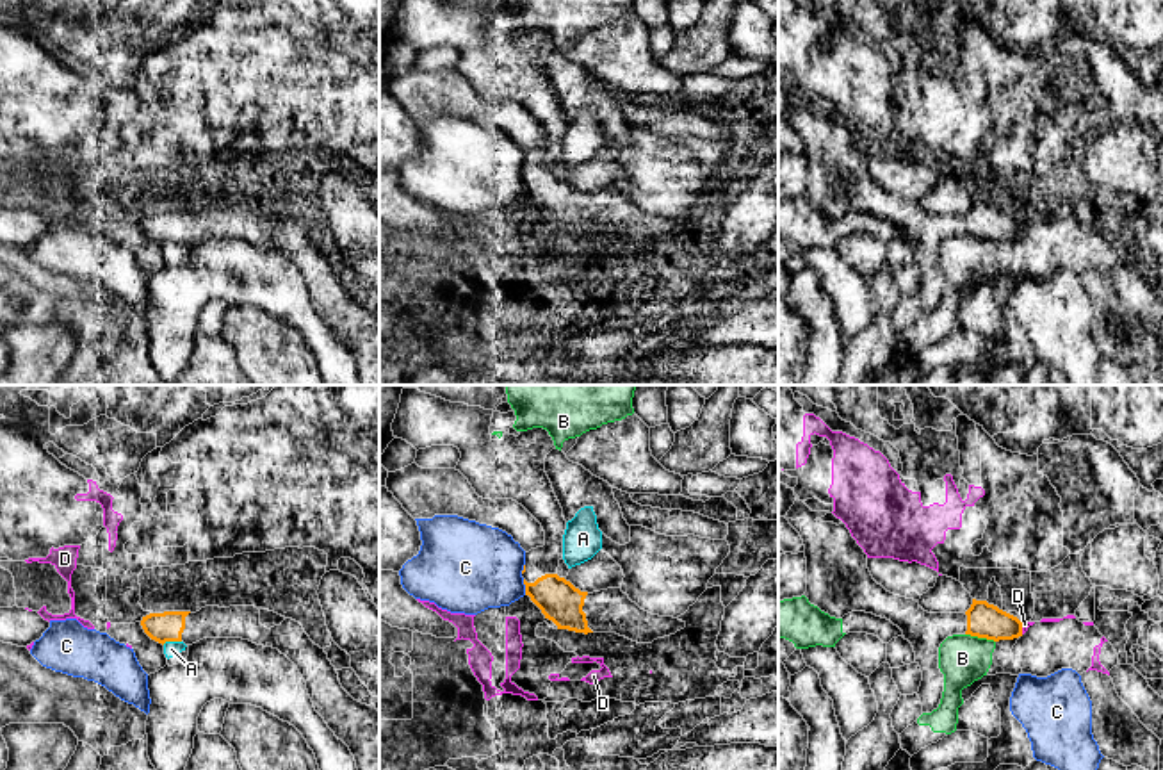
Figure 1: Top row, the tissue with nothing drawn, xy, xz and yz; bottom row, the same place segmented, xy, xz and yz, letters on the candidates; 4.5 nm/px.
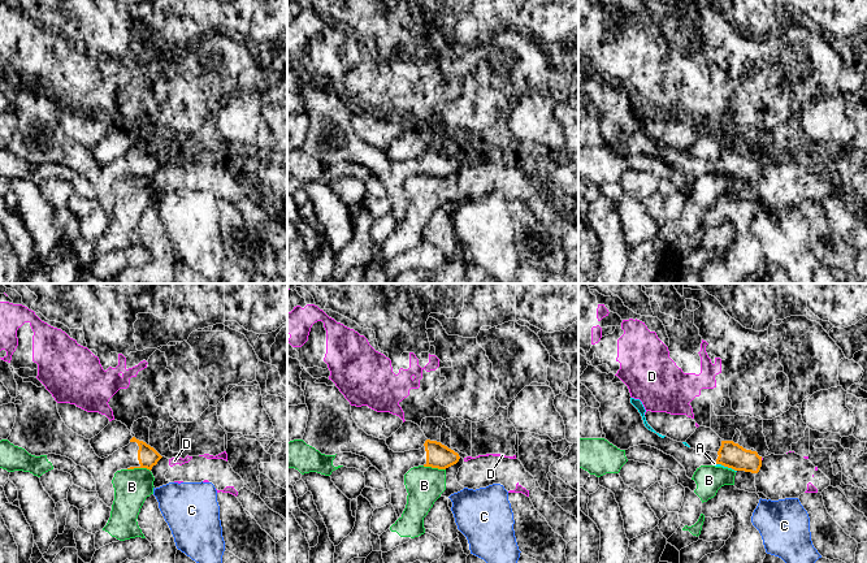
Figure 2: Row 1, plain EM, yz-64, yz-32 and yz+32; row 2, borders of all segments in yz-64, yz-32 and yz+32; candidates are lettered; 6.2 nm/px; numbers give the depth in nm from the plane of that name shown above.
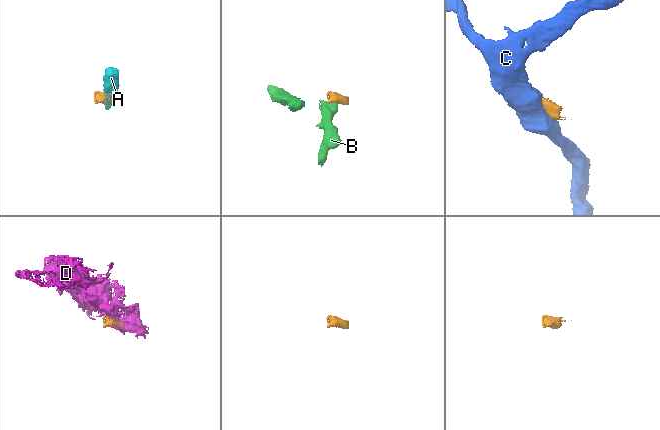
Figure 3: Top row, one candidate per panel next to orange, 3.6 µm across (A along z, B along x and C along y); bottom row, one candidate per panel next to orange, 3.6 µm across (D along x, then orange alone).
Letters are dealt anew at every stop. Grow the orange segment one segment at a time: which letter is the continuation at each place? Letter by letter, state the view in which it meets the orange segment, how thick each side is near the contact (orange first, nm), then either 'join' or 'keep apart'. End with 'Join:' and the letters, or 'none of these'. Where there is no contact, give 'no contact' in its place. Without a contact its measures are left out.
A: xy | 140/70 nm | keep apart
B: yz | 160/220 nm | keep apart
C: xz | 190/380 nm | keep apart
D: yz | 160/30 nm | keep apart
Join: none of these

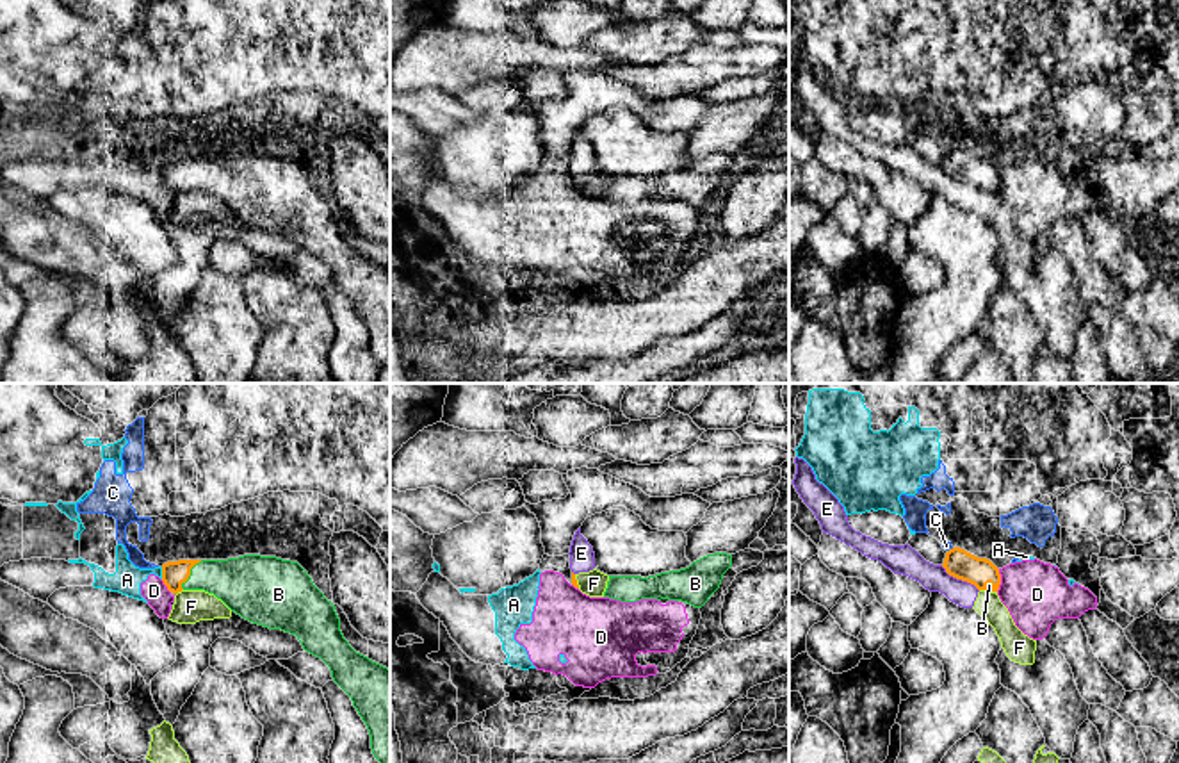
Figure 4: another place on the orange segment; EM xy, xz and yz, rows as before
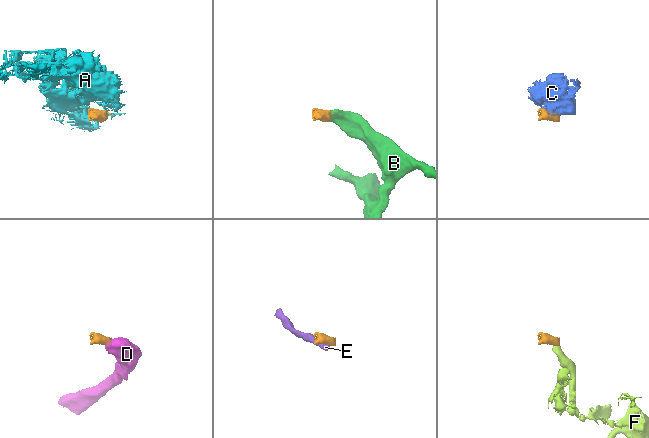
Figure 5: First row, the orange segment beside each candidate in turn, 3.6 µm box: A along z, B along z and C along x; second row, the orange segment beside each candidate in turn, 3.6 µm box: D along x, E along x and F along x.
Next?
A: xy | 110/130 nm | keep apart
B: xy | 110/240 nm | join
C: yz | 130/40 nm | keep apart
D: yz | 130/280 nm | keep apart
E: yz | 130/120 nm | keep apart
F: yz | 130/120 nm | keep apart
Join: B

